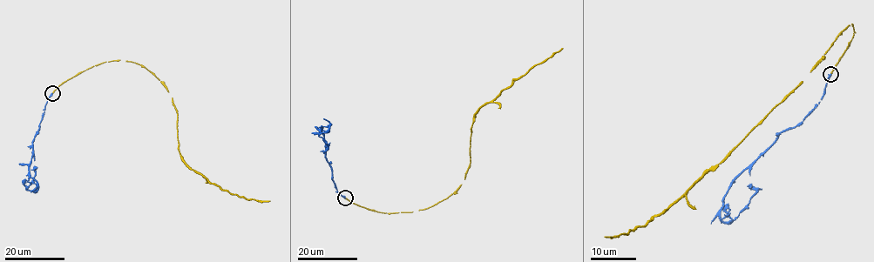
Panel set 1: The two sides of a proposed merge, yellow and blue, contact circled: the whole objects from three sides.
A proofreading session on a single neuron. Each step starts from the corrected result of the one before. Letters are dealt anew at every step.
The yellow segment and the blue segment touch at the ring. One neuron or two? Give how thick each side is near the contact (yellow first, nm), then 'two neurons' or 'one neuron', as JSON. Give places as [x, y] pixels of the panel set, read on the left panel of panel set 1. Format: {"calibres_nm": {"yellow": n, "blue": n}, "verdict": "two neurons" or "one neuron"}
{"calibres_nm": {"yellow": 240, "blue": 320}, "verdict": "one neuron"}

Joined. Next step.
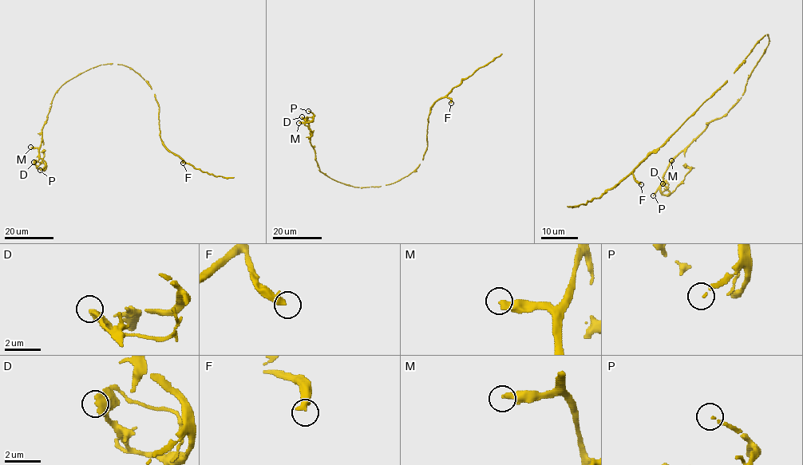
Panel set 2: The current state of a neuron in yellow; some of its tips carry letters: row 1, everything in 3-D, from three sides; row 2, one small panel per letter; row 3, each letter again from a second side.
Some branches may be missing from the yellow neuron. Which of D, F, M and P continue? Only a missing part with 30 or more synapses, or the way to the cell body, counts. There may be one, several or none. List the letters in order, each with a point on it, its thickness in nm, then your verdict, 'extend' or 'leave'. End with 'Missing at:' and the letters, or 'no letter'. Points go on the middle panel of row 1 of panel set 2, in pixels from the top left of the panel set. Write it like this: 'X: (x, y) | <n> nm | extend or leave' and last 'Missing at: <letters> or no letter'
D: (302, 116) | 420 nm | leave
F: (451, 103) | 400 nm | extend
M: (298, 123) | 340 nm | leave
P: (308, 111) | 140 nm | leave
Missing at: F

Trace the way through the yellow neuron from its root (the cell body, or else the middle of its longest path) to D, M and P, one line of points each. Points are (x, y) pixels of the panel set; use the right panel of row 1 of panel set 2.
D: (765, 35), (768, 45), (741, 99), (670, 162), (662, 192), (668, 185), (662, 183)
M: (765, 35), (768, 35), (768, 45), (749, 75), (741, 99), (721, 117), (712, 120), (671, 160)
P: (765, 35), (768, 35), (768, 45), (749, 75), (741, 99), (721, 117), (712, 120), (670, 162), (653, 195)

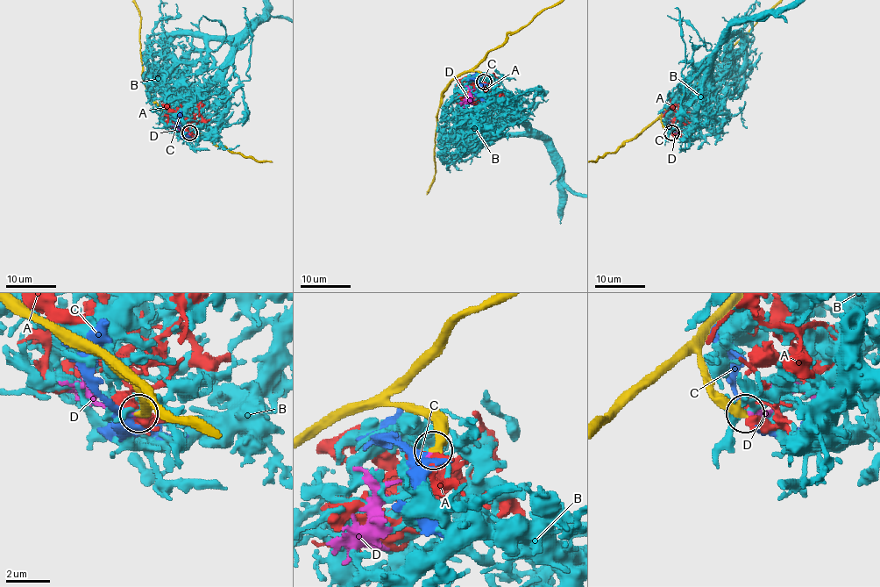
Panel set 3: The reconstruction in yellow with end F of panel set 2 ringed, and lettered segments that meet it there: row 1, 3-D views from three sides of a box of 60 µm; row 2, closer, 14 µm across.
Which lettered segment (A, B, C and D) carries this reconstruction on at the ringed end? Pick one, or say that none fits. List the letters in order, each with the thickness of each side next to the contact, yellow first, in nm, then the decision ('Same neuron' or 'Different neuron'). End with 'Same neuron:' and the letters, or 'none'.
A: Thickness 440 nm (yellow) against 360 nm. Different neuron
B: Thickness 440 nm (yellow) against 200 nm. Different neuron
C: Thickness 420 nm (yellow) against 300 nm. Different neuron
D: Thickness 440 nm (yellow) against 360 nm. Same neuron
Same neuron: D

